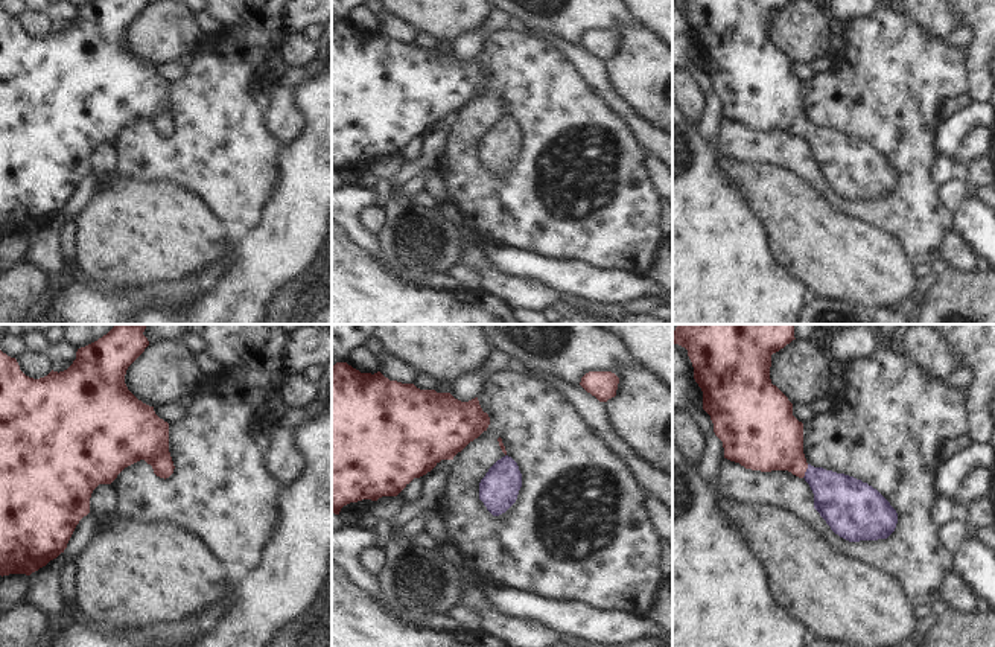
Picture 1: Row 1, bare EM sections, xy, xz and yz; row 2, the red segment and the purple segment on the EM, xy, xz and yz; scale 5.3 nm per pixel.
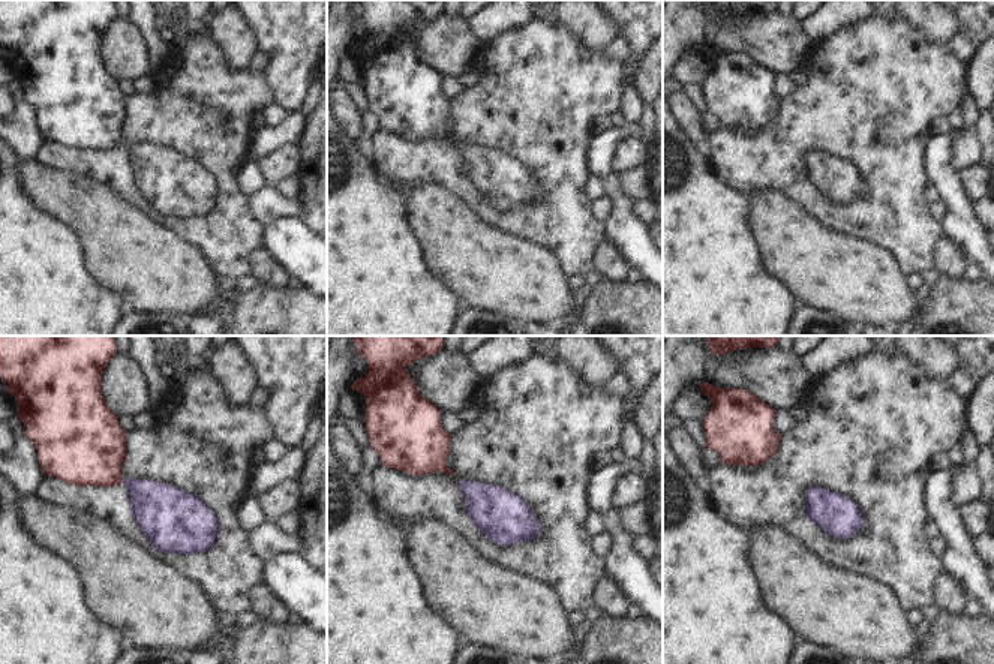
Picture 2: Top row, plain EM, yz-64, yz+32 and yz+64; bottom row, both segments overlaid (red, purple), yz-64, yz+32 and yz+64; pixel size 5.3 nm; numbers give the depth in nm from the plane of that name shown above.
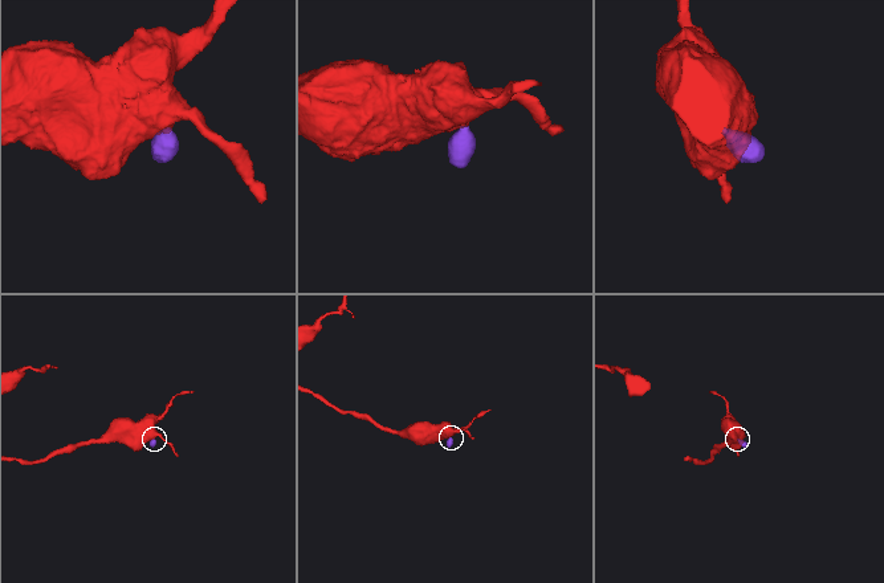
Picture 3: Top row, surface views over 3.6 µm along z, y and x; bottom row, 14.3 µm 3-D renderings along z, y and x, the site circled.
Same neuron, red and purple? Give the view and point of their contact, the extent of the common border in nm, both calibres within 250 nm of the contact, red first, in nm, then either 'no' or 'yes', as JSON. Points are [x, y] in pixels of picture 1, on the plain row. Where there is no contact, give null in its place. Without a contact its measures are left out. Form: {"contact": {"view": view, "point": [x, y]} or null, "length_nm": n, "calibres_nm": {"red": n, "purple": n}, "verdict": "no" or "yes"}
{"contact": {"view": "yz", "point": [805, 130]}, "length_nm": 80, "calibres_nm": {"red": 340, "purple": 280}, "verdict": "yes"}

